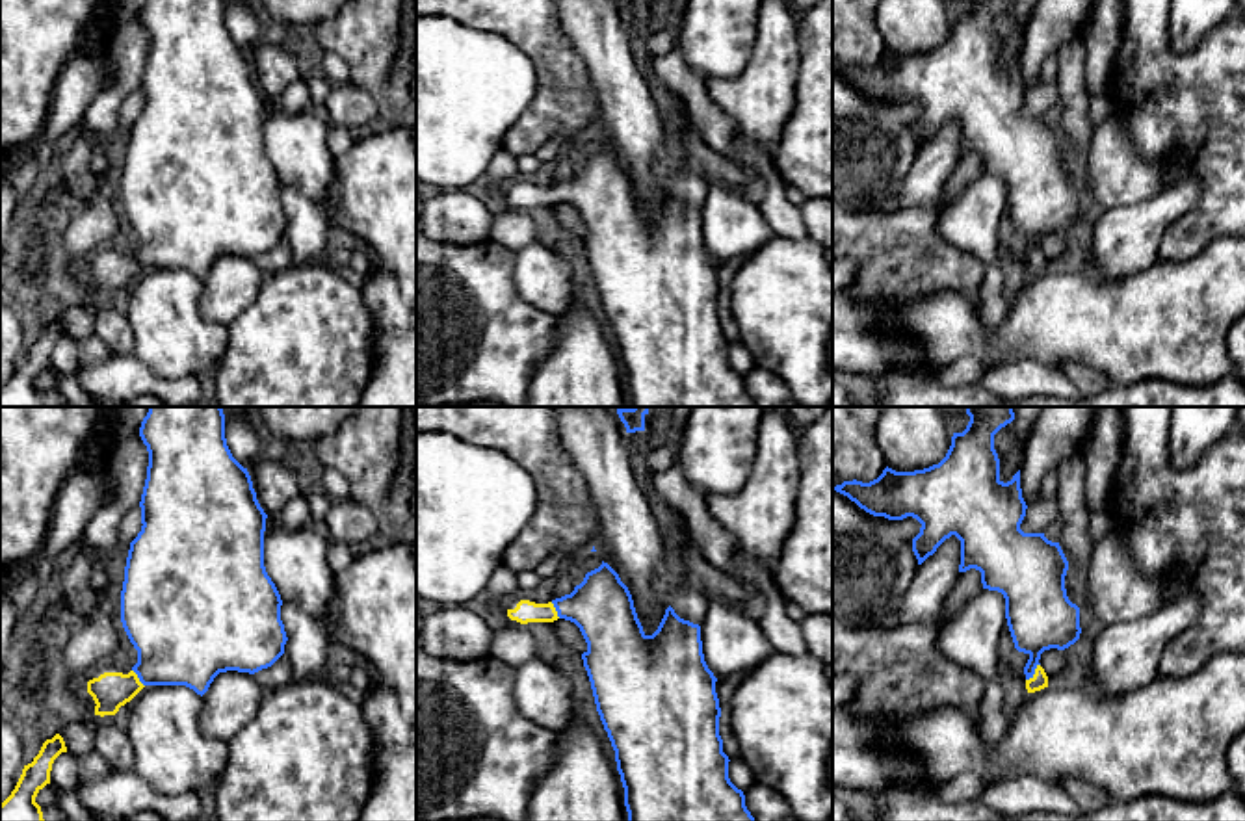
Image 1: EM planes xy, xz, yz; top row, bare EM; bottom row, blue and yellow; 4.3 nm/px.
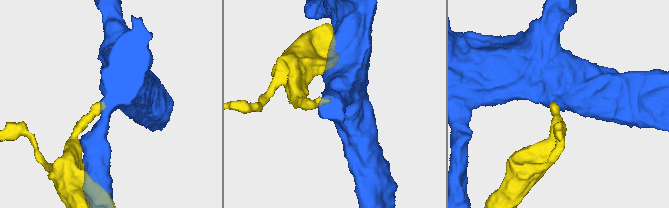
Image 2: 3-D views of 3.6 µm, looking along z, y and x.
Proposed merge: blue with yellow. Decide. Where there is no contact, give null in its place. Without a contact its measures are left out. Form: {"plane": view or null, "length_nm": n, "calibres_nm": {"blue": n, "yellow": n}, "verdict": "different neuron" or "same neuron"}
{"plane": "yz", "length_nm": 100, "calibres_nm": {"blue": 280, "yellow": 70}, "verdict": "same neuron"}

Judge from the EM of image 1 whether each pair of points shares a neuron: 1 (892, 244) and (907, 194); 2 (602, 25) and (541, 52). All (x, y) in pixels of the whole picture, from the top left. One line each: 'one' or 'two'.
1: two
2: two

